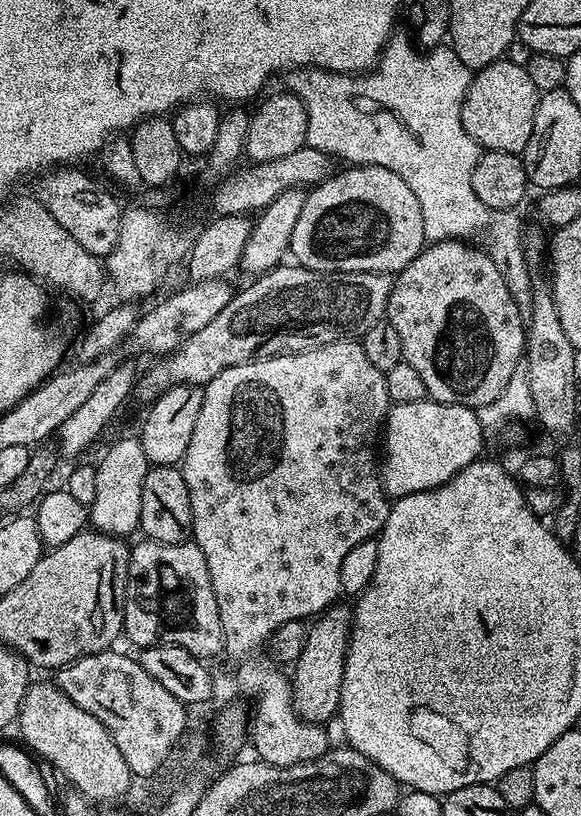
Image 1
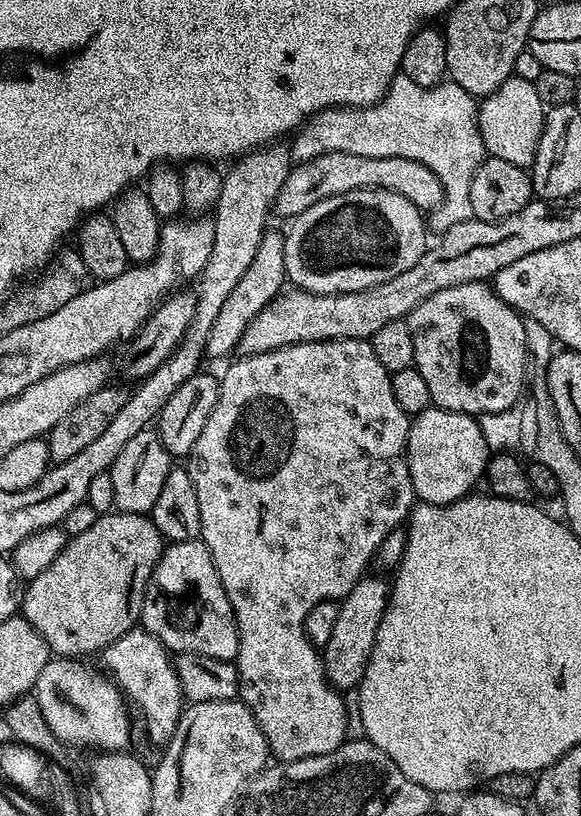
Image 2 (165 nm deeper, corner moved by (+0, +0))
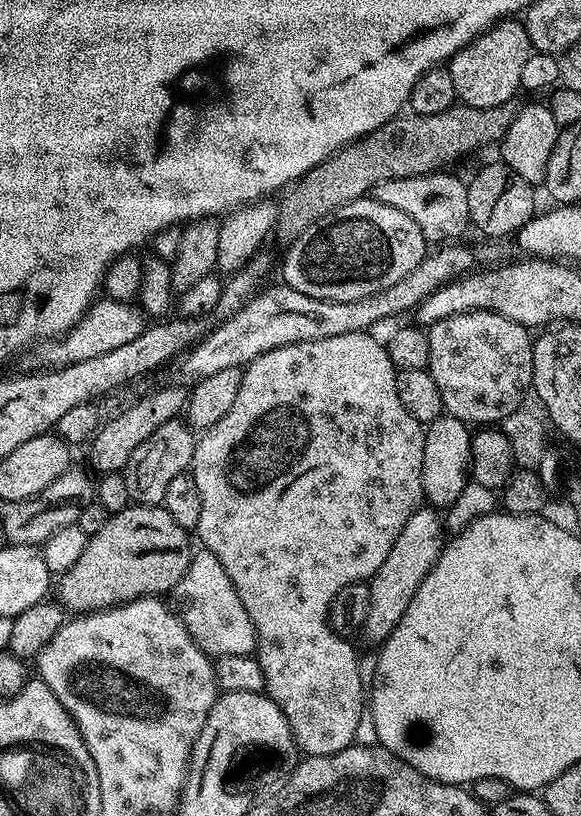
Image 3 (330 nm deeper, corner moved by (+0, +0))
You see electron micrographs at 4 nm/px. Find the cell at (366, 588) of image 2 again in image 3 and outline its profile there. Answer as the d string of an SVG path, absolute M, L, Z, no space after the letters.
M422 506L418 509L410 518L410 522L402 526L402 534L394 538L394 546L390 546L386 562L382 562L382 566L378 566L371 580L367 581L370 590L370 614L366 614L362 632L373 640L373 645L383 644L384 639L394 630L394 626L398 626L402 614L406 614L406 606L410 606L414 594L418 594L418 586L422 586L426 574L434 570L446 543L444 524L439 515L441 516L441 513L432 506Z

